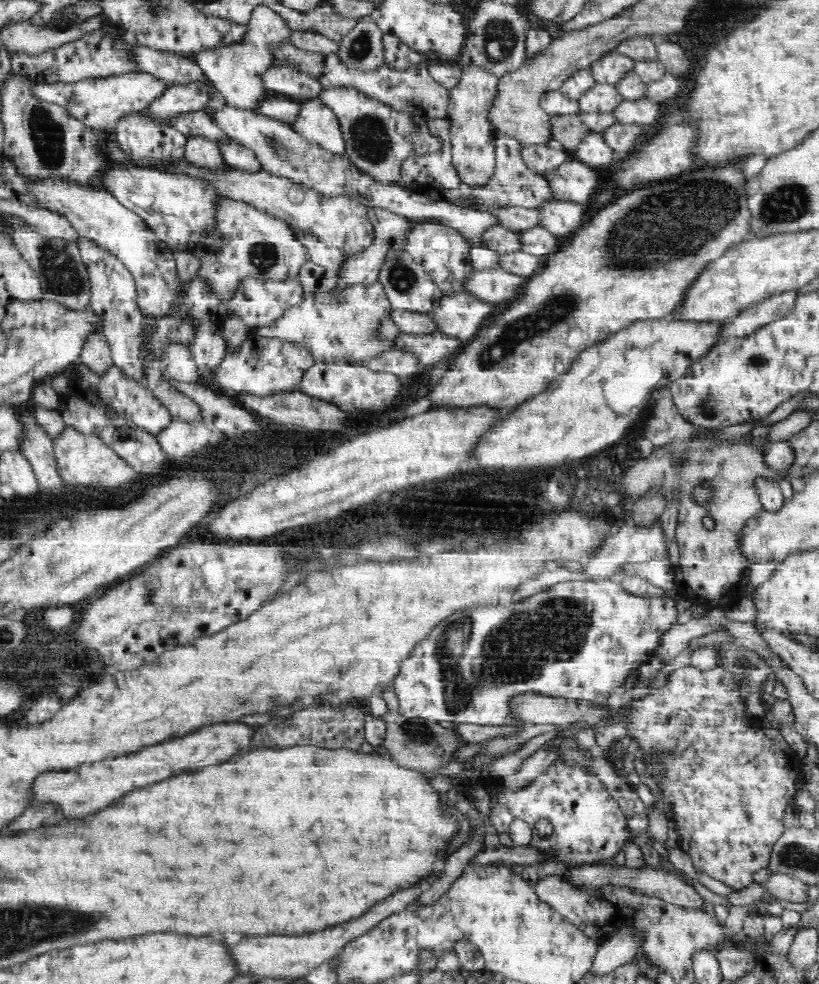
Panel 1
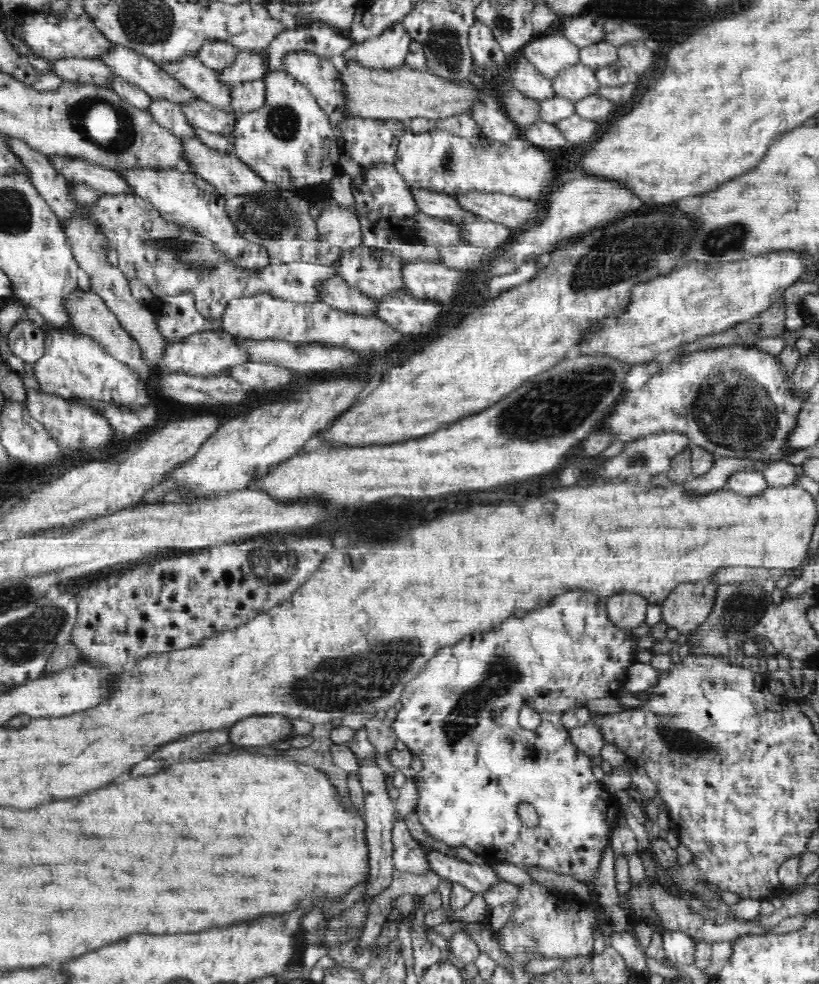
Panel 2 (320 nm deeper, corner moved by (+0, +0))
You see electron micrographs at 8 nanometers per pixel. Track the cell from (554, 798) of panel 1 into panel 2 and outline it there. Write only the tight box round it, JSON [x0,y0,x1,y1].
[391,588,644,886]

